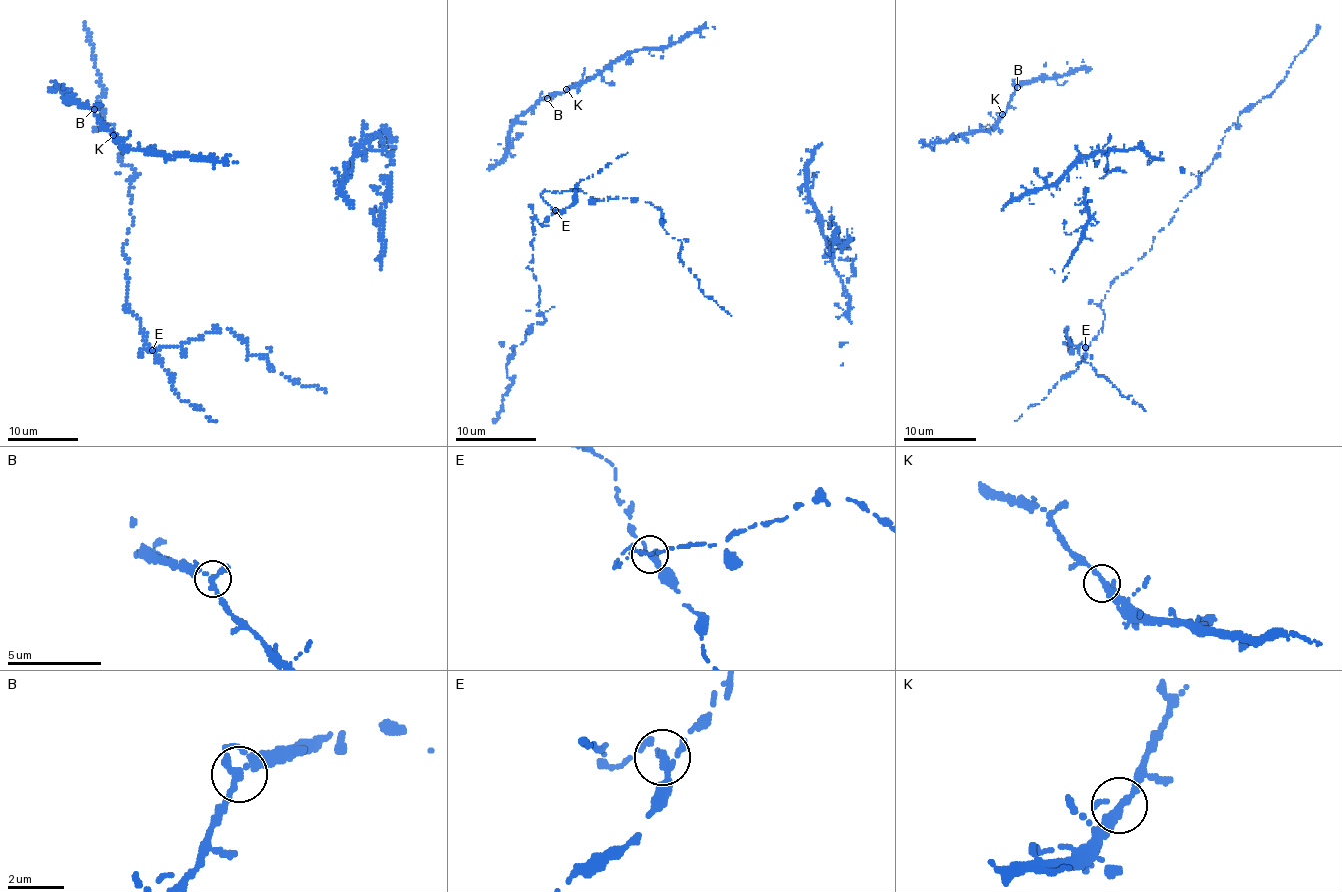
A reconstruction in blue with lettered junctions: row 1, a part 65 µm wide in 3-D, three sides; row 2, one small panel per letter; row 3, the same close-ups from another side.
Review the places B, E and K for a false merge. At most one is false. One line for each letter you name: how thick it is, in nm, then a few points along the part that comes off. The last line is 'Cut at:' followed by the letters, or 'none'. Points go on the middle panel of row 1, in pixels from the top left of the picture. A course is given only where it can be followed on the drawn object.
E: 220 nm | (555, 209), (540, 195), (545, 191), (649, 202), (682, 242), (680, 259), (704, 296), (731, 316)
Cut at: E

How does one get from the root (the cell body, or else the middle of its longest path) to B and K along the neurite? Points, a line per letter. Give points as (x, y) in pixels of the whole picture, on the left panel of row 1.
B: (125, 153), (125, 148), (94, 109)
K: (125, 153), (125, 148), (113, 135)

